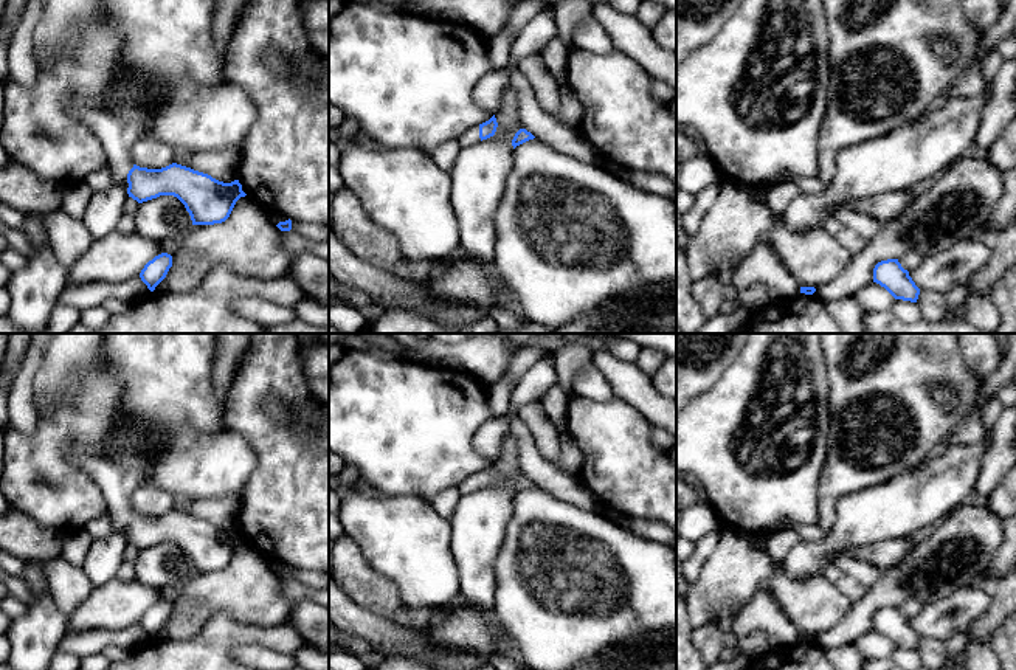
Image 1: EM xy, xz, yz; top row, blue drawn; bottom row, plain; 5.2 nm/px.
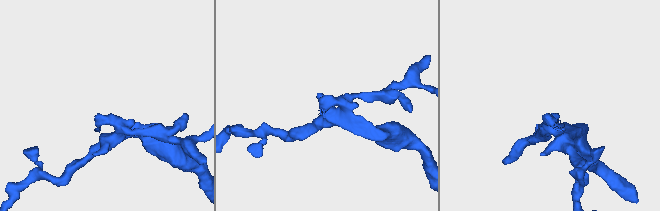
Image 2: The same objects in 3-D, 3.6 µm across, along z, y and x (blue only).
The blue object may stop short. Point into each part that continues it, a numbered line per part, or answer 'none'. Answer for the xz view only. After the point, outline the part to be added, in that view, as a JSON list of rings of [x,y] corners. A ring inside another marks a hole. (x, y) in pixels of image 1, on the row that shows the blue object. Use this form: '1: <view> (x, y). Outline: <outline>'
1: xz (472, 135). Outline: [[[479,126],[470,127],[462,135],[458,136],[458,144],[461,147],[472,146],[475,143],[479,143]]]

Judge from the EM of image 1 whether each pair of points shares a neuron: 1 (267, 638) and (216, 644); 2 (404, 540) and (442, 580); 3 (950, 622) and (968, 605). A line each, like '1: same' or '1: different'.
1: same
2: same
3: same

